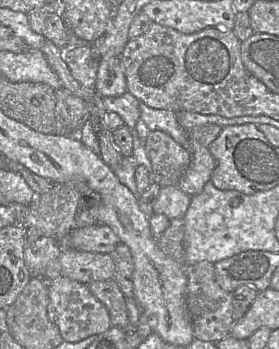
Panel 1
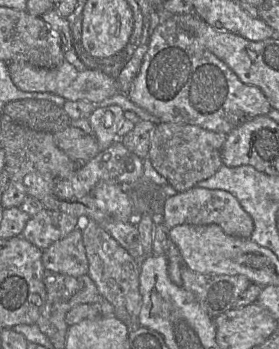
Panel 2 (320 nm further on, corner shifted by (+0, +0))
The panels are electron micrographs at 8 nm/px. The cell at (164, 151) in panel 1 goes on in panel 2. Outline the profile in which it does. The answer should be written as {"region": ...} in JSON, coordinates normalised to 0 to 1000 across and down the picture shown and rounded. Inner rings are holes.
{"region":[[[591,352],[556,358],[530,453],[552,484],[631,550],[663,550],[710,521],[760,507],[796,467],[796,427],[814,384],[738,372],[681,355]]]}

